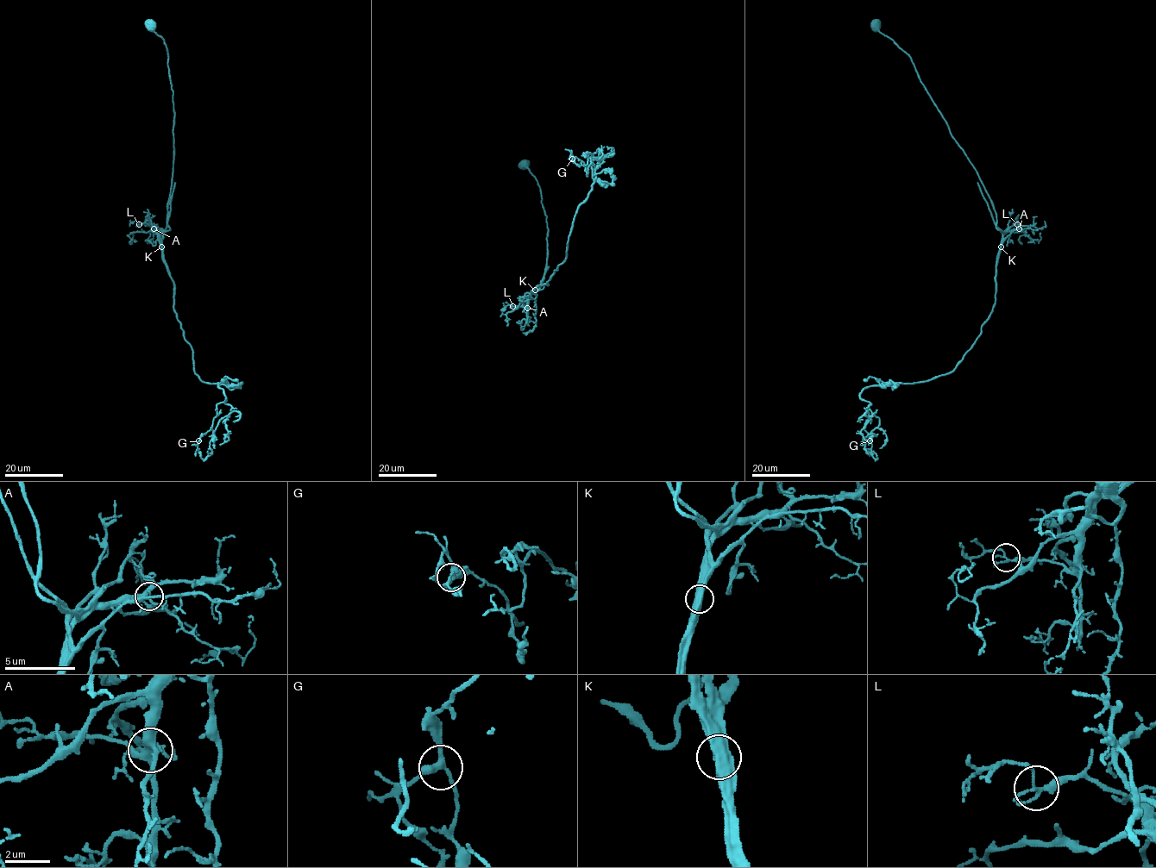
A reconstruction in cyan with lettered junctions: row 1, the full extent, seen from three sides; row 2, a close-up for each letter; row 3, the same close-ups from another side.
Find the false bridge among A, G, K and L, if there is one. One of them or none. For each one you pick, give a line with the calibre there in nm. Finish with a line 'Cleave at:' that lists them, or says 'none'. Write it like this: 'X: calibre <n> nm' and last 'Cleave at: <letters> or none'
K: calibre 600 nm
Cleave at: K

